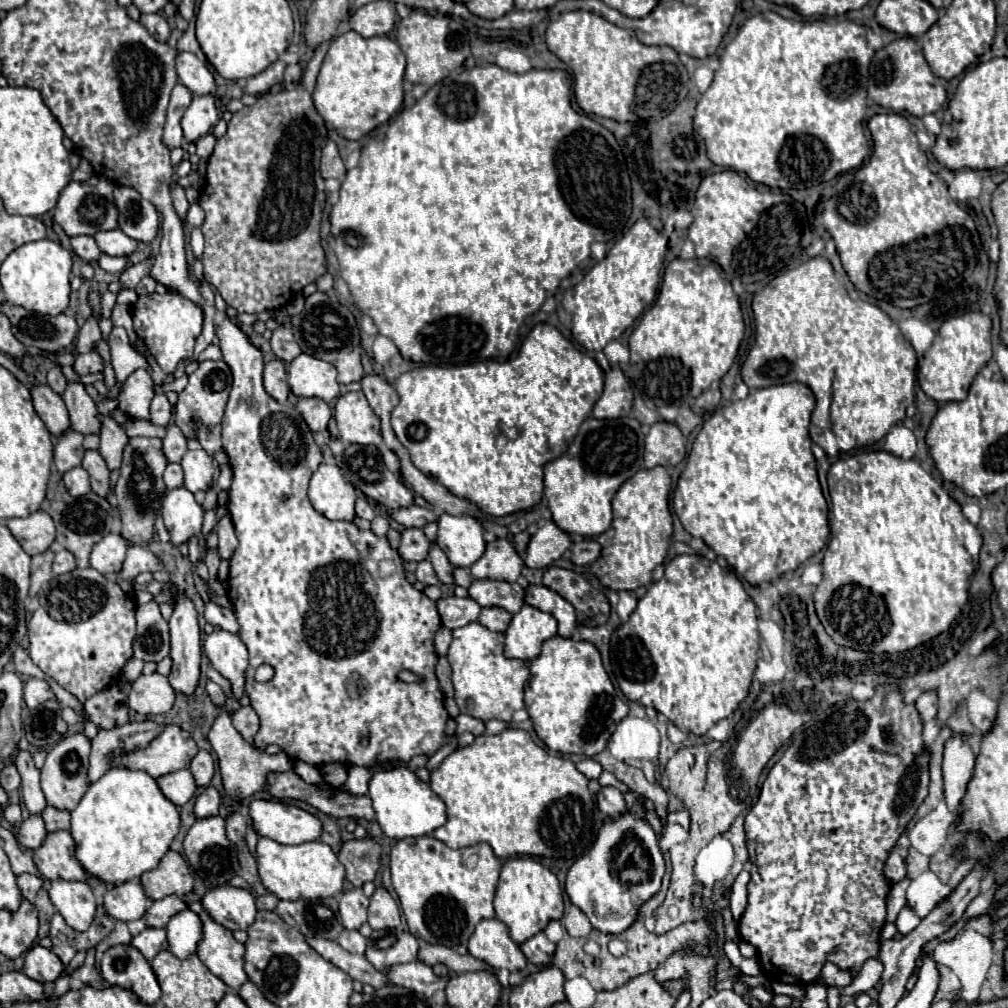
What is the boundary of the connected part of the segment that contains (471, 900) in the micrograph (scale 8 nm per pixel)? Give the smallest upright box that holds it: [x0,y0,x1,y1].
[390,836,502,948]

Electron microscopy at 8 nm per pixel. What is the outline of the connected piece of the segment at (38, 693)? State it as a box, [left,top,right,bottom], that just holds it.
[24,678,54,708]

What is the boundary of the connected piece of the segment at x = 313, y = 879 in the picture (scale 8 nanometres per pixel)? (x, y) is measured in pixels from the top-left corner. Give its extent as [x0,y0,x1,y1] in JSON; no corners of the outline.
[256,838,344,900]

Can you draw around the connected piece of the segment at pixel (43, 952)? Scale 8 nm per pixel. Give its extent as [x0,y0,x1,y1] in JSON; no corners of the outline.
[24,944,64,984]

